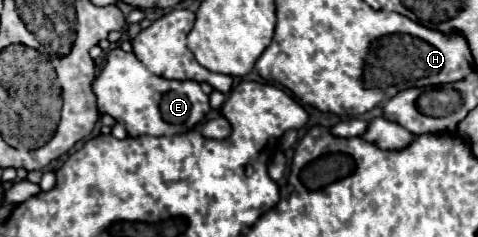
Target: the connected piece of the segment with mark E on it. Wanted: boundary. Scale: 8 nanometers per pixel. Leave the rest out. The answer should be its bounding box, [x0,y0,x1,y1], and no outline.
[93,48,211,136]

